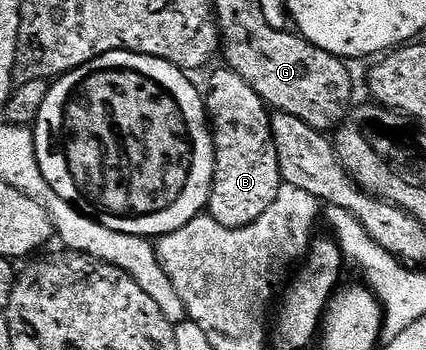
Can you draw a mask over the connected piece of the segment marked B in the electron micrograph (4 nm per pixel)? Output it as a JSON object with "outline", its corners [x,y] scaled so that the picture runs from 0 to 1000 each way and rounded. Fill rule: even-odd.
{"outline":[[[519,197],[488,226],[484,314],[507,429],[507,491],[484,603],[512,643],[575,649],[643,586],[662,531],[634,309],[559,209]]]}

